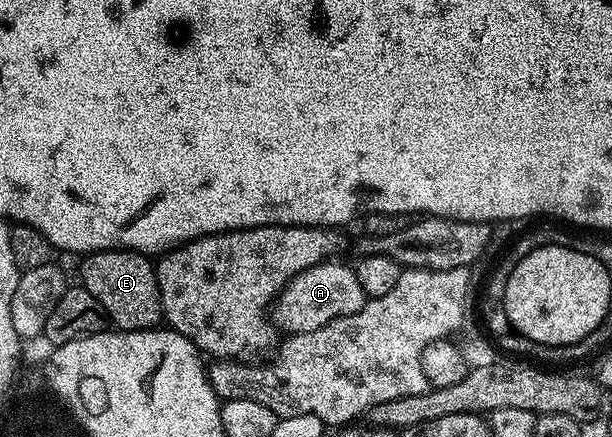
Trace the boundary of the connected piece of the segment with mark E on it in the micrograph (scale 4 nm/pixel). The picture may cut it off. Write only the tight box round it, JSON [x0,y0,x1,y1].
[80,249,162,333]

